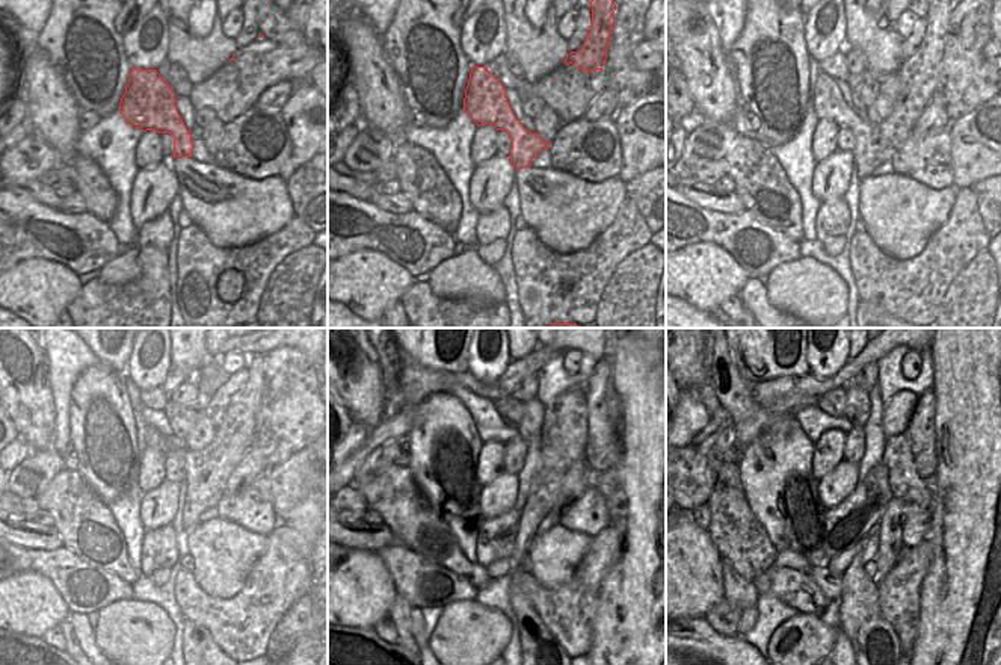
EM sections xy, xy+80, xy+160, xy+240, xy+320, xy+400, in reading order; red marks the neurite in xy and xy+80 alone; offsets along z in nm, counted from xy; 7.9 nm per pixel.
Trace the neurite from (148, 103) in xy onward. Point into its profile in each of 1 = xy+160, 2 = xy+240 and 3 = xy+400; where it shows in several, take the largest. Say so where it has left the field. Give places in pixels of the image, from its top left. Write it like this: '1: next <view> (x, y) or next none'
1: next xy+160 (874, 144)
2: next xy+240 (207, 470)
3: next xy+400 (871, 635)

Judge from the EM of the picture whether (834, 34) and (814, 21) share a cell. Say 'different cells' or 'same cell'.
same cell

